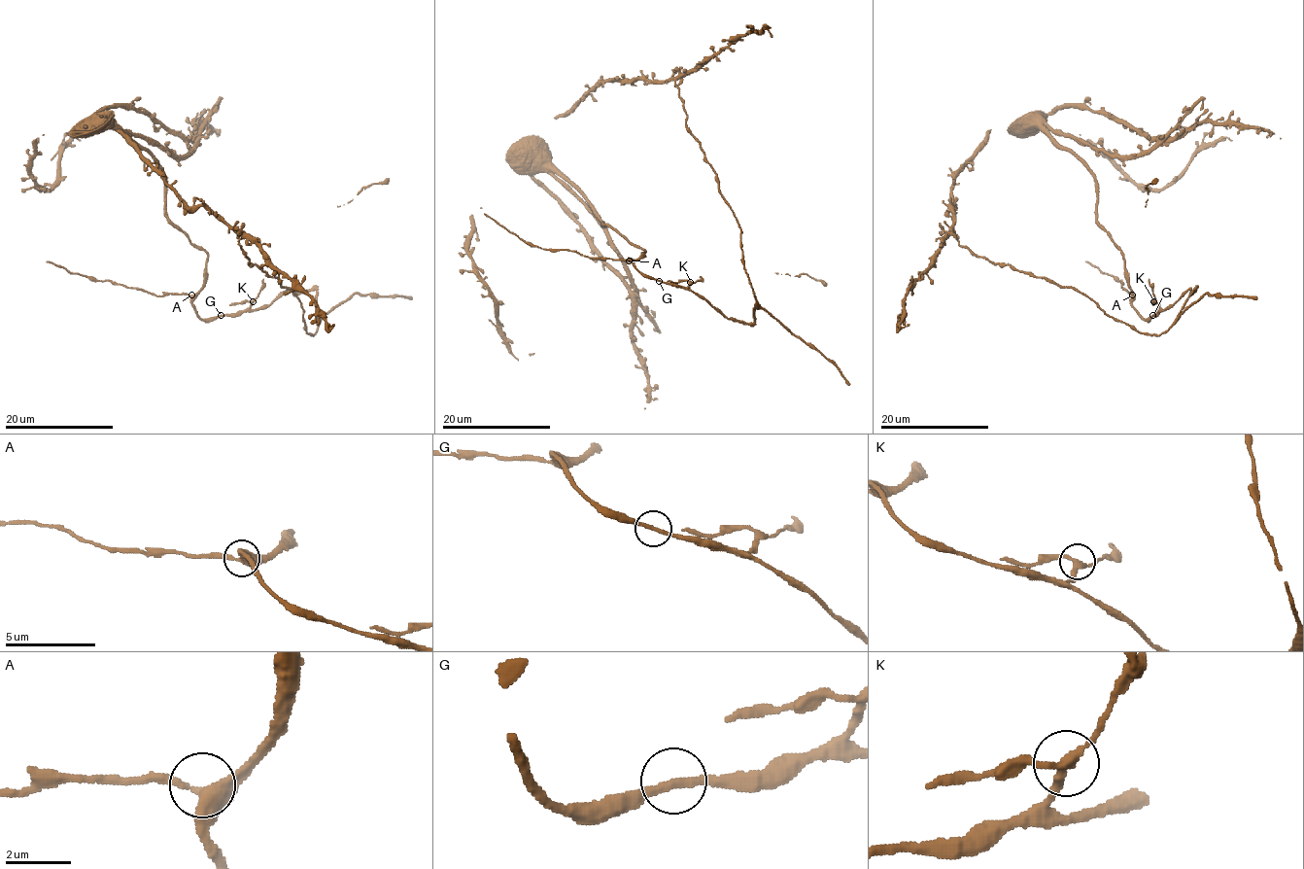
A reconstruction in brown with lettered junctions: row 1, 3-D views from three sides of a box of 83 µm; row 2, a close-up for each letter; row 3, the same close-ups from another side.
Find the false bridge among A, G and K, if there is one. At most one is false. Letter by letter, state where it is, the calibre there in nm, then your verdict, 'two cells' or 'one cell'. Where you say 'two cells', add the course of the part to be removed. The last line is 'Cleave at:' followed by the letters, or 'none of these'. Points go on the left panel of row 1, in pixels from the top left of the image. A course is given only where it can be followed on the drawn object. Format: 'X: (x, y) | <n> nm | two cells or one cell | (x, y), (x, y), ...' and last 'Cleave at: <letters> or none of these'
A: (191, 295) | 380 nm | one cell
G: (221, 315) | 240 nm | one cell
K: (253, 301) | 240 nm | two cells | (252, 301), (229, 305)
Cleave at: K

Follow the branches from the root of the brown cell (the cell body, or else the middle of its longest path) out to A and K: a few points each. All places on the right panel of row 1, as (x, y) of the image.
A: (1151, 316), (1145, 319), (1139, 314), (1131, 302), (1132, 295)
K: (1151, 316), (1159, 309), (1153, 301)

